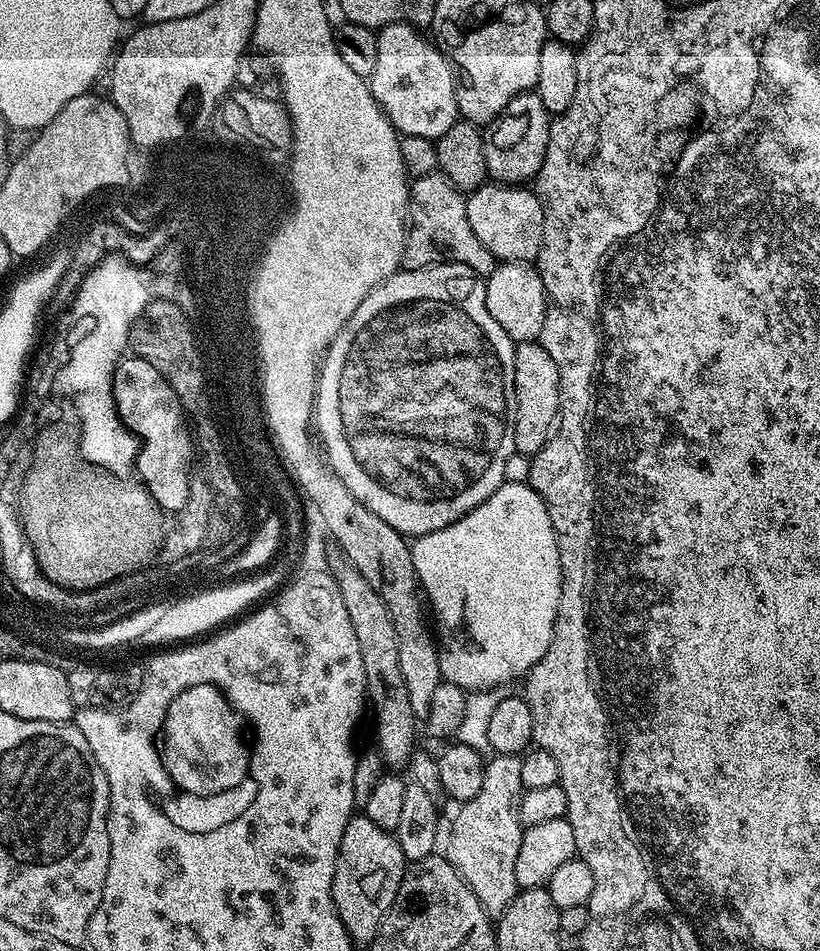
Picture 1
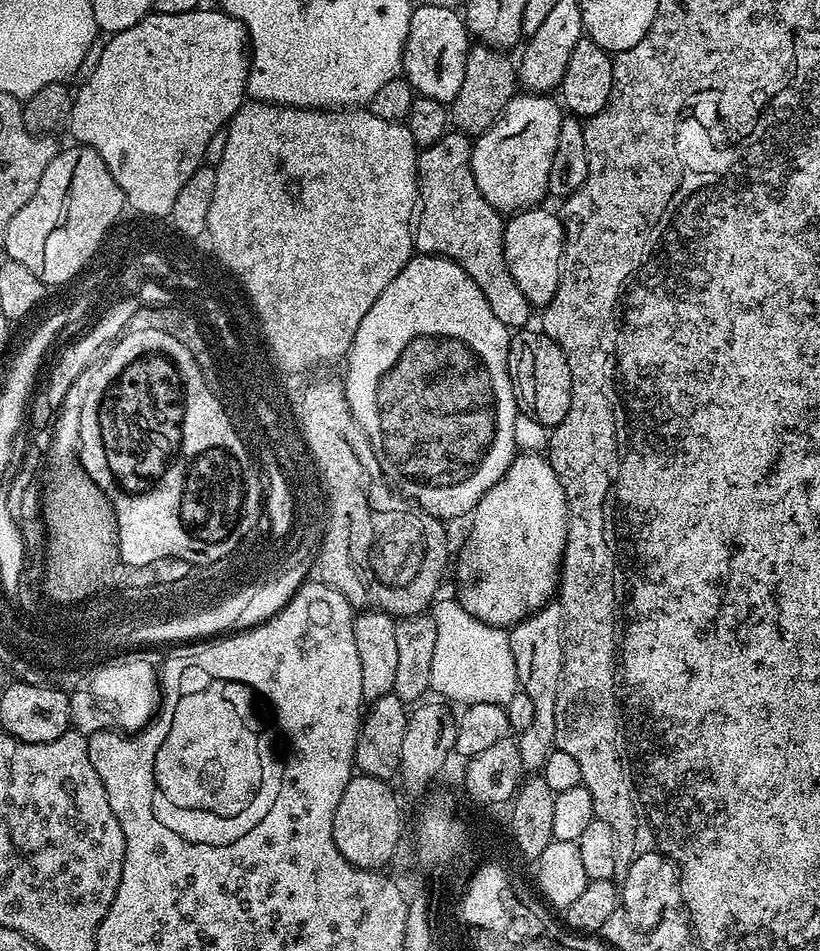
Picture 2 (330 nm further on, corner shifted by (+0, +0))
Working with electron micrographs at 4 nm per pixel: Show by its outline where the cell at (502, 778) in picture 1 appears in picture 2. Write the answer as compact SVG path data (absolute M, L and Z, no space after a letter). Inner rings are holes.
M549 602L519 624L511 625L508 641L510 650L514 650L516 683L530 698L530 706L534 706L534 718L529 728L519 733L518 743L523 771L535 773L556 747L556 707L564 673L564 626L559 603Z

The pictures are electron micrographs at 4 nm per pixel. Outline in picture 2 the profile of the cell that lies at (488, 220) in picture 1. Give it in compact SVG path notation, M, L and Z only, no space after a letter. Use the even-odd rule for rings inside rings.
M517 94L491 128L475 137L472 173L482 198L501 214L515 214L541 203L548 196L550 162L558 150L562 108L548 94Z

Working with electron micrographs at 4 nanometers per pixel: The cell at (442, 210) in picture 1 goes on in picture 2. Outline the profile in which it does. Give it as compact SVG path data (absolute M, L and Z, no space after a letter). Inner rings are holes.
M449 130L434 146L423 149L416 158L416 187L418 189L418 215L414 220L414 248L421 256L442 256L453 260L482 290L482 298L490 302L490 310L494 310L498 322L502 322L510 330L520 330L534 315L534 309L528 303L526 294L518 290L518 282L510 274L504 257L504 226L505 217L496 211L486 198L482 198L482 190L474 182L472 173L473 141L459 130Z

